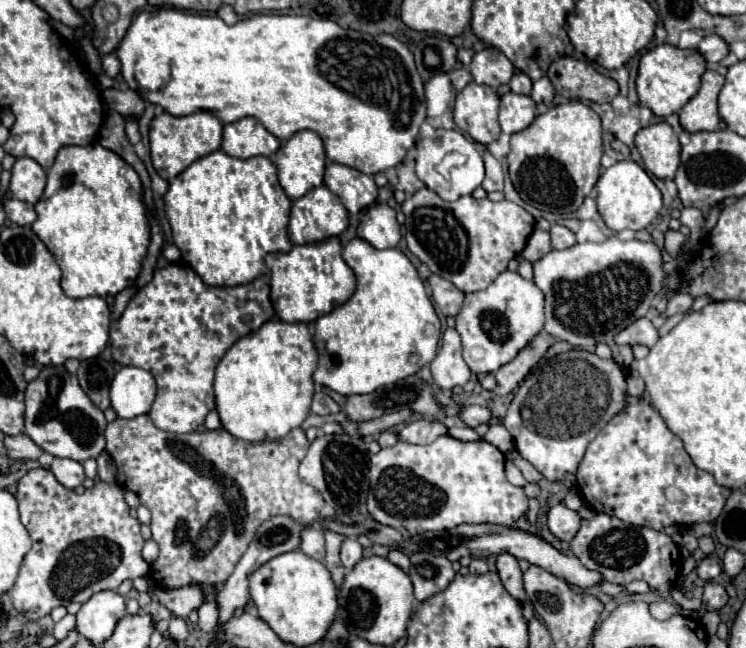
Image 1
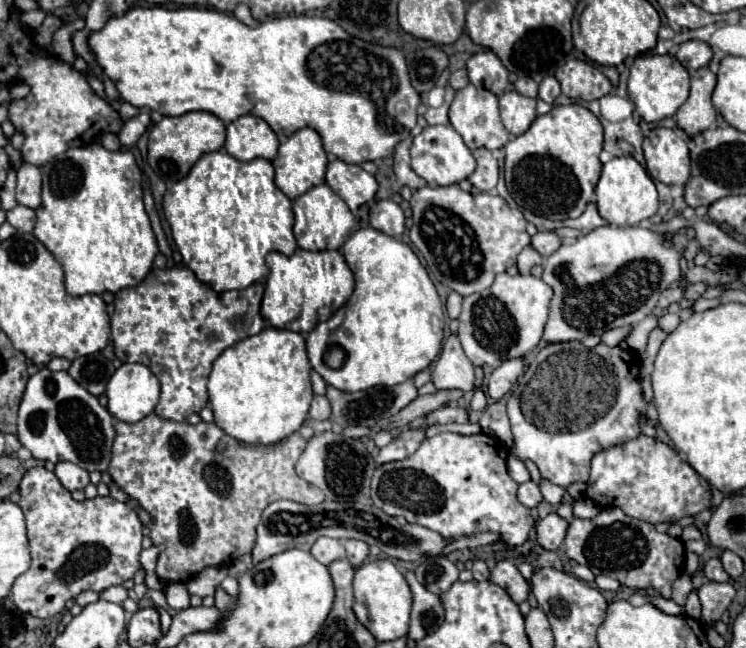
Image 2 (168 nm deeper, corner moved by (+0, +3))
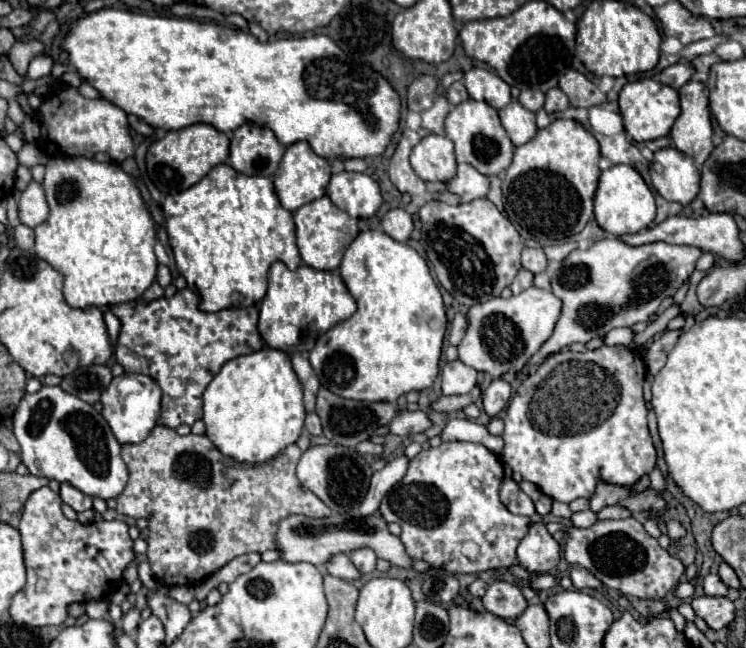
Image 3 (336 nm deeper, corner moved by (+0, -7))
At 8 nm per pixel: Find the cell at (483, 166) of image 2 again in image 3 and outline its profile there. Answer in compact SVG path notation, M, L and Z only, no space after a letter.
M459 164L457 174L445 182L447 190L457 194L463 202L471 202L475 198L485 198L489 192L489 178L483 174L477 174L471 166Z

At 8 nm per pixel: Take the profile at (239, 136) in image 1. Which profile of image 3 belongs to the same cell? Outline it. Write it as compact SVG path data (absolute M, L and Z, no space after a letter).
M243 124L233 132L229 166L233 166L239 174L245 174L245 176L273 176L283 158L283 152L285 152L285 146L277 142L275 134L269 128Z

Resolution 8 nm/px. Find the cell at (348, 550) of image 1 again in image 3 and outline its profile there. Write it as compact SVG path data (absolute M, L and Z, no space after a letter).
M359 548L359 550L353 550L353 552L349 554L349 558L351 558L351 562L353 562L363 574L375 570L377 554L375 554L371 548Z

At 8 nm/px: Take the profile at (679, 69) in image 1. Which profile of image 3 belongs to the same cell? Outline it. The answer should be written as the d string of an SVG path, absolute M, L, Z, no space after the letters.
M641 78L635 82L629 82L619 92L619 114L623 116L625 132L635 142L647 142L661 136L667 136L673 122L677 120L681 108L679 108L679 94L671 88L661 84L653 78Z

